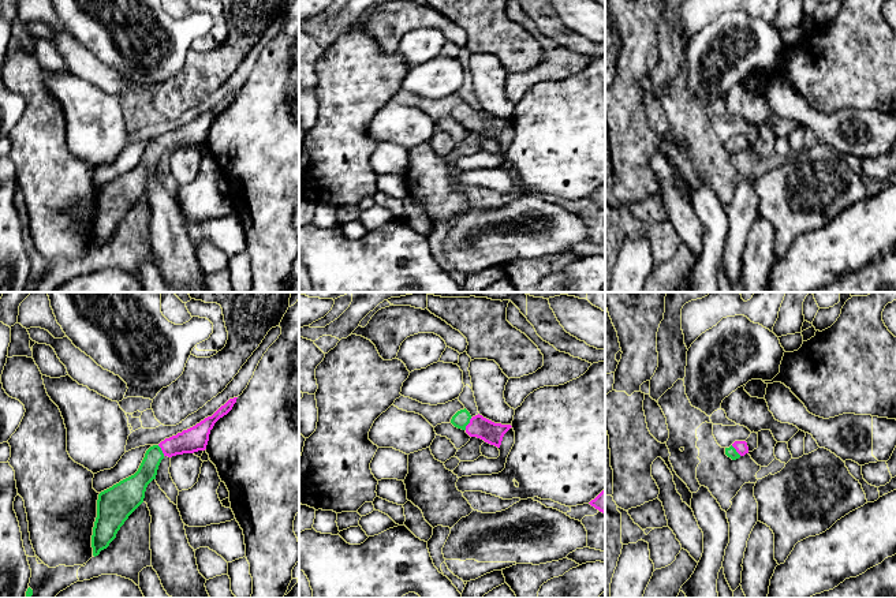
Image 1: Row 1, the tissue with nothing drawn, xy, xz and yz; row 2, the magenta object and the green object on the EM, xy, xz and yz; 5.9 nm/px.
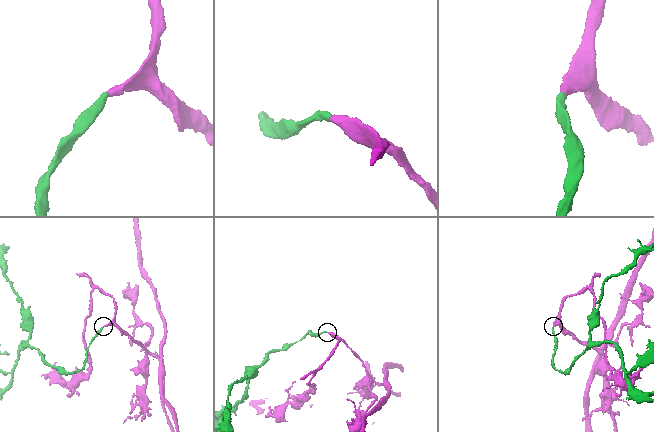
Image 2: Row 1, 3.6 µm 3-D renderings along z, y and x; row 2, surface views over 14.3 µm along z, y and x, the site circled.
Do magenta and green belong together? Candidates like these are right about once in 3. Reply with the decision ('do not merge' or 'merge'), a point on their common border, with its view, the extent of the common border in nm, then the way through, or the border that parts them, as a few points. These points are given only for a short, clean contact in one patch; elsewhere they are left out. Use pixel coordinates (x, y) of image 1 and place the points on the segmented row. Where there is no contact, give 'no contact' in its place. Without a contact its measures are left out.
merge; contact xz (469, 423); length 80 nm; way xz (481, 428), (469, 423), (460, 419)

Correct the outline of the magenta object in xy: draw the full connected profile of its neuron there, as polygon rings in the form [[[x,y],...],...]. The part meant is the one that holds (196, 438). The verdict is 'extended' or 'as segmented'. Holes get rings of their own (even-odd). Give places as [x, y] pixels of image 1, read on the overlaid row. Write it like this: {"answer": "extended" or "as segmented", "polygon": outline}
{"answer": "extended", "polygon": [[[229,399],[212,416],[195,426],[150,446],[134,475],[98,494],[97,517],[92,535],[94,557],[109,546],[128,516],[143,502],[146,487],[156,479],[161,460],[165,456],[205,451],[214,423],[232,410],[236,399]]]}

